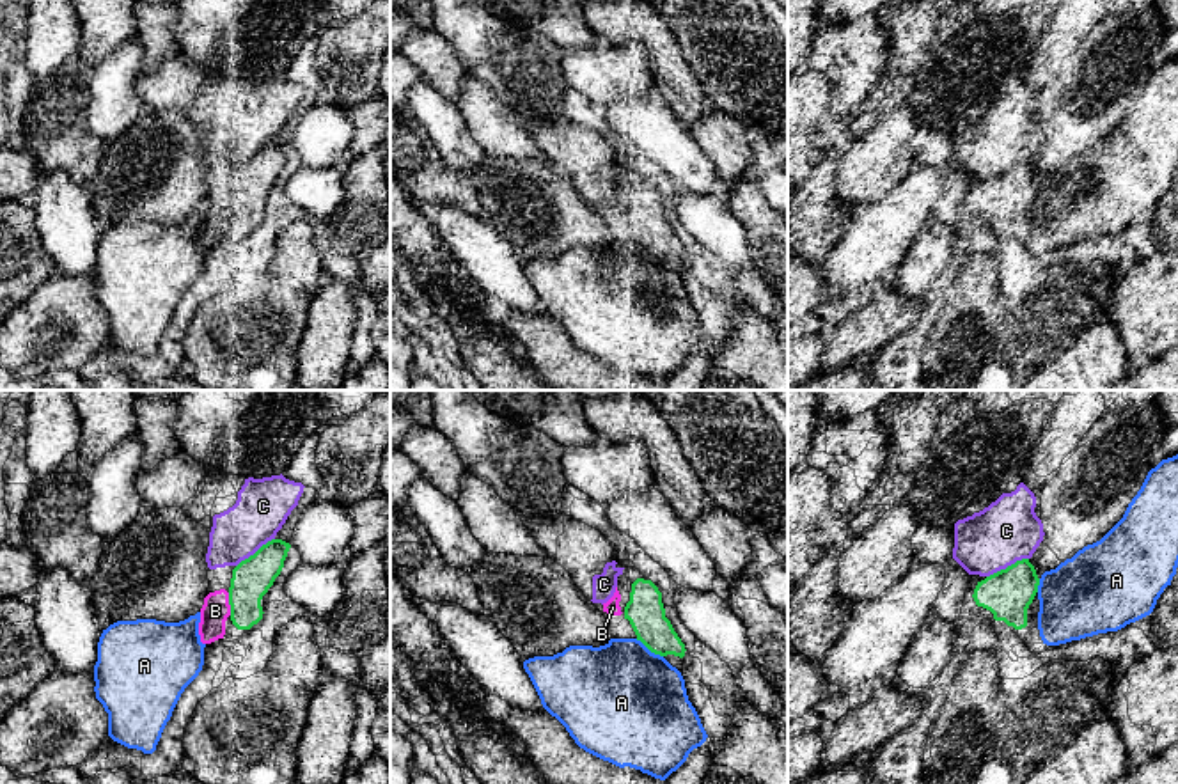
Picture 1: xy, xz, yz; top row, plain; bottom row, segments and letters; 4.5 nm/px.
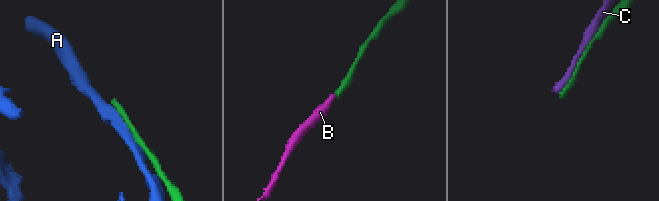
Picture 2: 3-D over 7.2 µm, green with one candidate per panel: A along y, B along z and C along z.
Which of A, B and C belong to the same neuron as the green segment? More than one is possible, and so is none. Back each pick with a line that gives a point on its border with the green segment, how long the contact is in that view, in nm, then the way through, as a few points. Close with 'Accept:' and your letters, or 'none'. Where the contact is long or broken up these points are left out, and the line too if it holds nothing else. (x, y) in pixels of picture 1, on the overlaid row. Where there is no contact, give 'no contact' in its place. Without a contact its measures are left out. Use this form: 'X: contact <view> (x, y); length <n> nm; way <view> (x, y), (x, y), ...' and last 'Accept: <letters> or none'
B: contact xy (229, 603); length 110 nm
Accept: B

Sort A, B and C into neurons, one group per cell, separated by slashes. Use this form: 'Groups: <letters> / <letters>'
Groups: A / B / C

